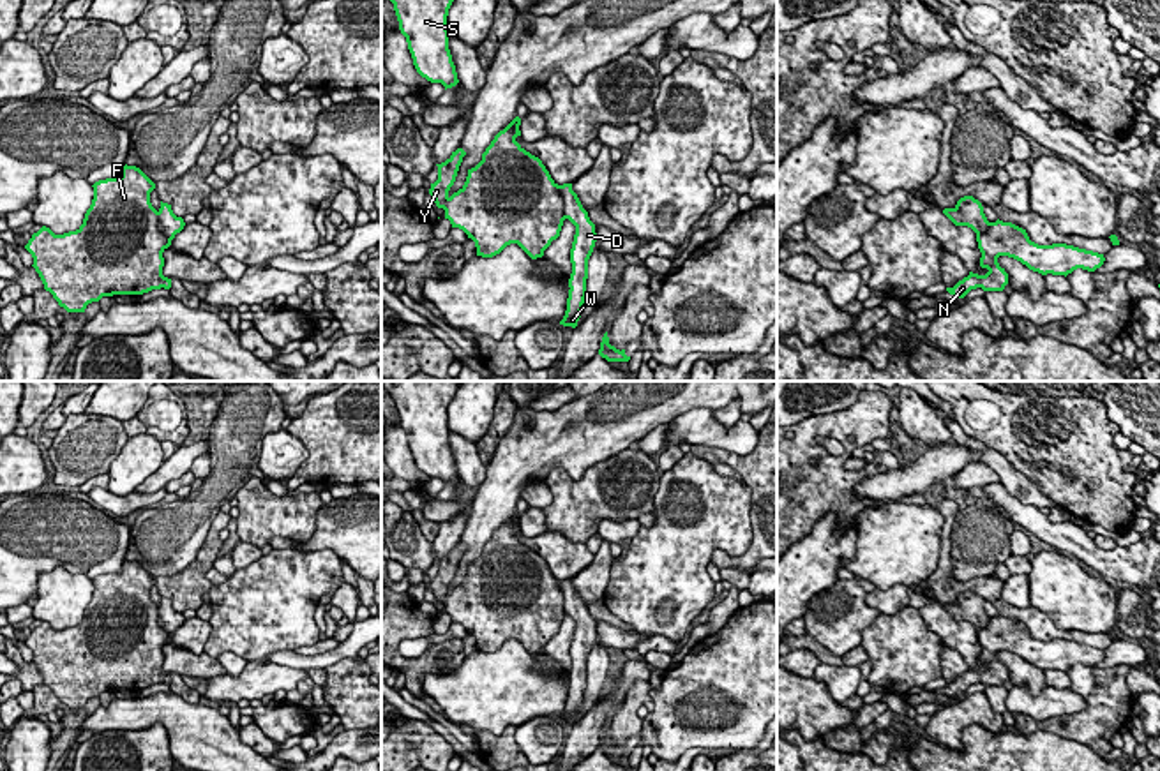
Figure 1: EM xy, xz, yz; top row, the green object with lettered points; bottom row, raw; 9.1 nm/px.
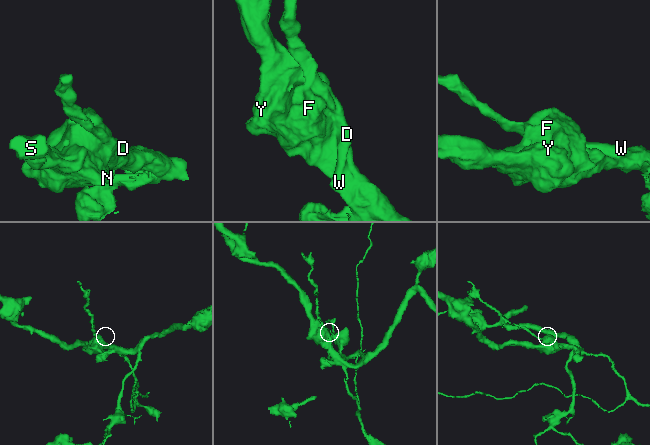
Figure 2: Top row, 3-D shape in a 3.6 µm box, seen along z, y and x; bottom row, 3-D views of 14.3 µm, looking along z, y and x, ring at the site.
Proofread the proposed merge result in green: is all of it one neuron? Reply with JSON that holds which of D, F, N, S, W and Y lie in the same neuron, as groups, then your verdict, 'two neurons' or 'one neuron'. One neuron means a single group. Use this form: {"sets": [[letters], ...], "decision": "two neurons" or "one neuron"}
{"sets": [["D", "W"], ["F", "N", "S", "Y"]], "decision": "two neurons"}

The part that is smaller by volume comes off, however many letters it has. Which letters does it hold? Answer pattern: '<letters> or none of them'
D, W

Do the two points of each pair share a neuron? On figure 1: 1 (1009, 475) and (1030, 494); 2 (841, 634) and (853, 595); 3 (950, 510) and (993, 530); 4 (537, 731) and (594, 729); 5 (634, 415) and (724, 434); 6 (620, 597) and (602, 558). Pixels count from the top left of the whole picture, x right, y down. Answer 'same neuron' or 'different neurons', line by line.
1: same neuron
2: same neuron
3: different neurons
4: different neurons
5: different neurons
6: different neurons

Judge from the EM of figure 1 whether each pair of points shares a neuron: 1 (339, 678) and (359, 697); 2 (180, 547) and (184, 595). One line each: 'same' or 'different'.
1: same
2: different

